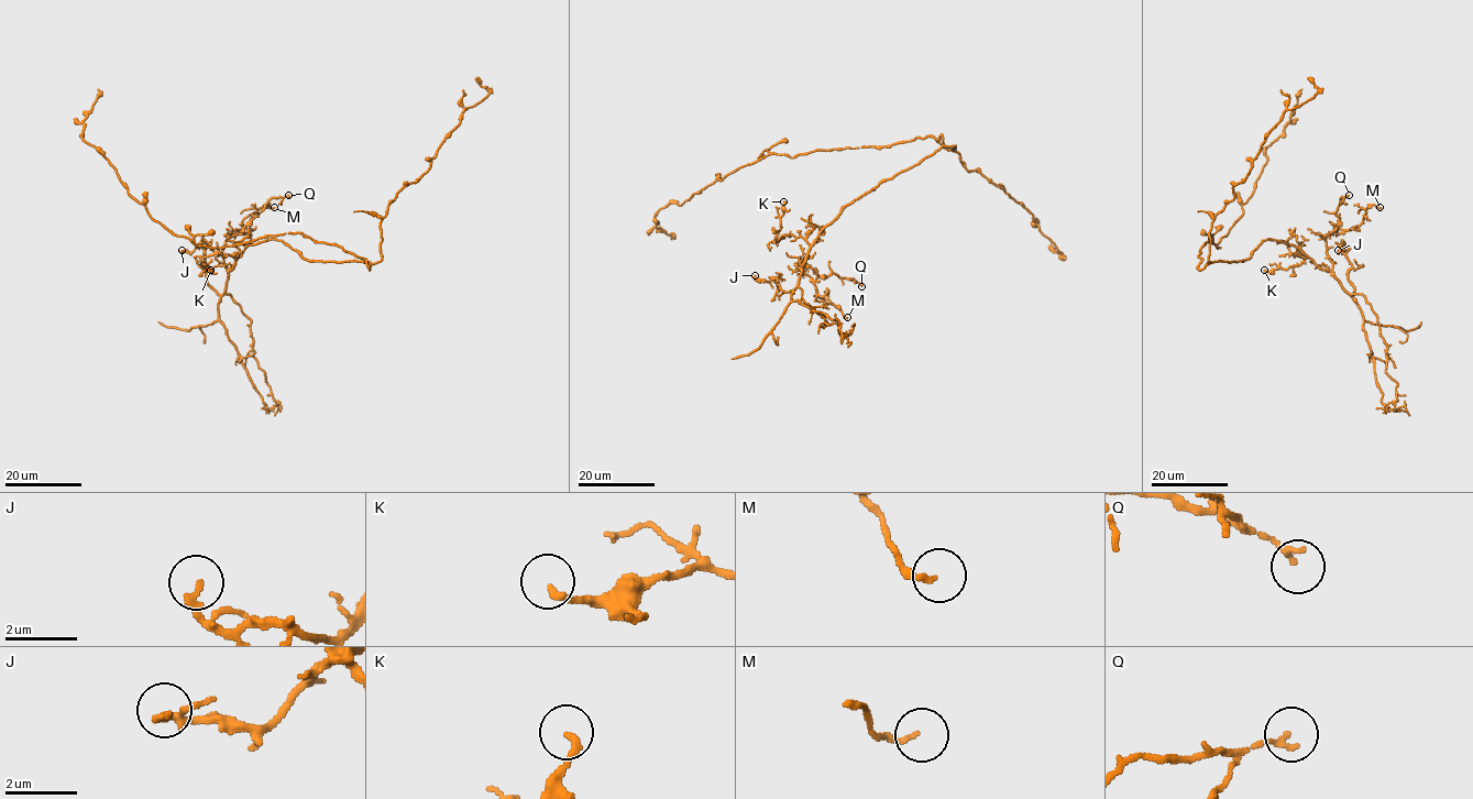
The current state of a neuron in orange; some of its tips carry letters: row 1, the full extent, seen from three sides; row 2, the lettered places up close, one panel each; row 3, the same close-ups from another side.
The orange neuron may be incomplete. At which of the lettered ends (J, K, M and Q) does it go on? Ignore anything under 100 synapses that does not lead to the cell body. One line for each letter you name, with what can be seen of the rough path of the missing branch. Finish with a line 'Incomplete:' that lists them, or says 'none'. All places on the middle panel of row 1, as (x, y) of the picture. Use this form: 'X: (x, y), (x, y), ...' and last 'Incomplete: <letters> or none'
Incomplete: none

